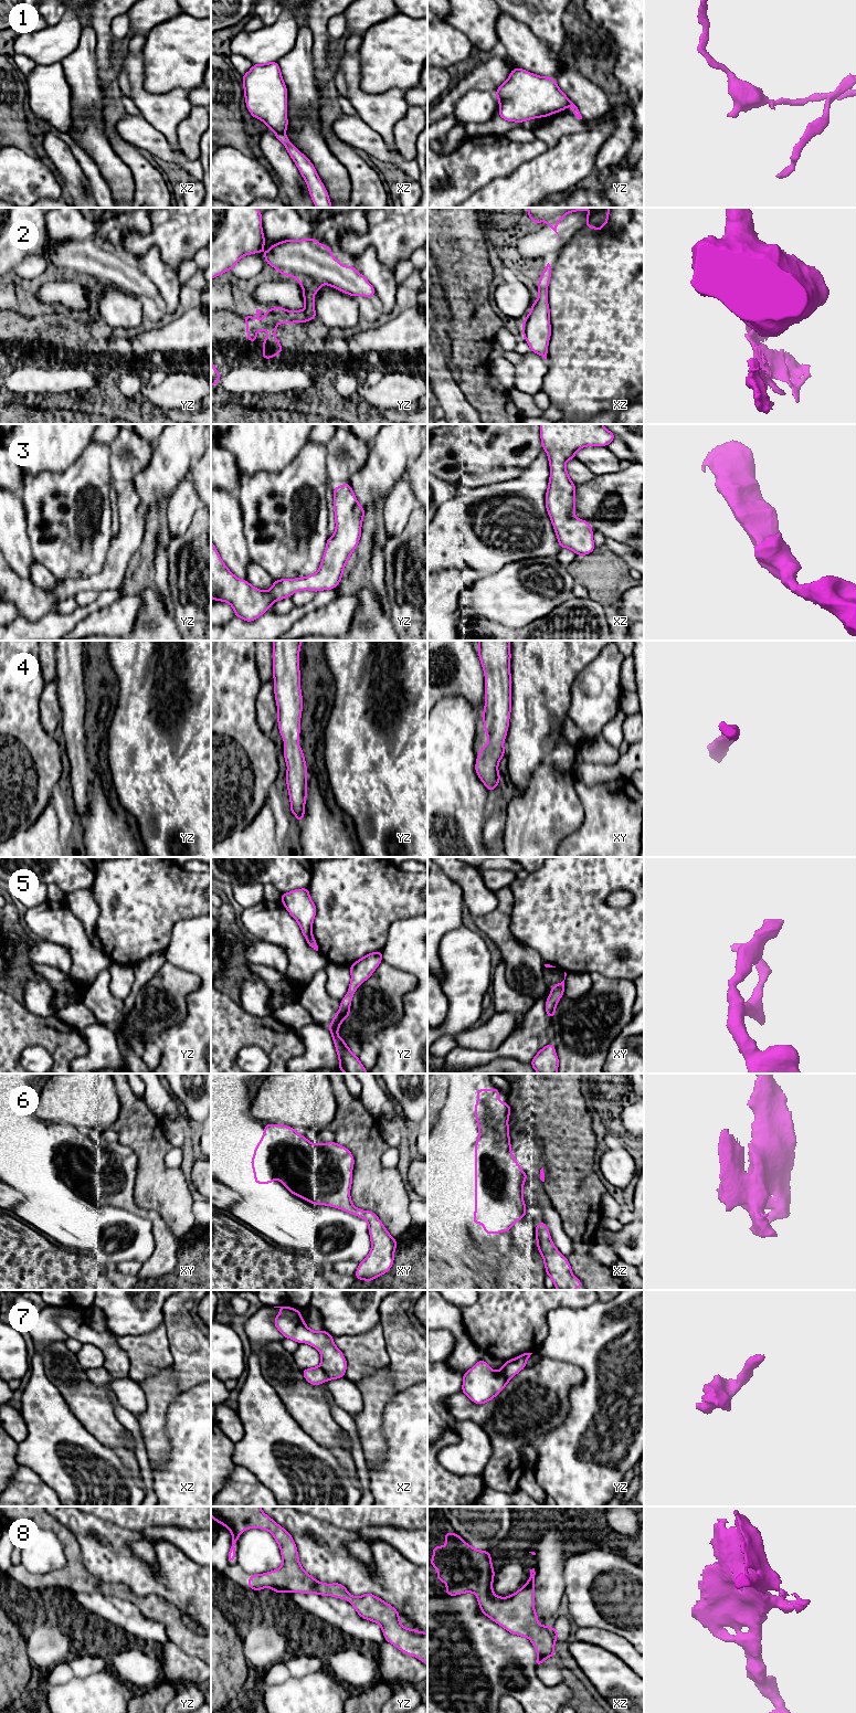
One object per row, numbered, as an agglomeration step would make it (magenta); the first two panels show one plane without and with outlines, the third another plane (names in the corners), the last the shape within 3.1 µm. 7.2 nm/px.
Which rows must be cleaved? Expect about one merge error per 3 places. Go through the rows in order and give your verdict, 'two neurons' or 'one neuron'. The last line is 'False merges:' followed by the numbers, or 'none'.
1: two neurons
2: one neuron
3: one neuron
4: one neuron
5: one neuron
6: one neuron
7: two neurons
8: one neuron
False merges: 1, 7

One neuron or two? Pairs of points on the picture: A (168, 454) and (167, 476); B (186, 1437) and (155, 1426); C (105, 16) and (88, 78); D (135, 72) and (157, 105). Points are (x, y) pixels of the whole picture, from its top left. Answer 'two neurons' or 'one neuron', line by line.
A: one neuron
B: two neurons
C: two neurons
D: one neuron

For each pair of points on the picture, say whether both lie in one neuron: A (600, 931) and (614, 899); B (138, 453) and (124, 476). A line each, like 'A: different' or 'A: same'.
A: different
B: same

